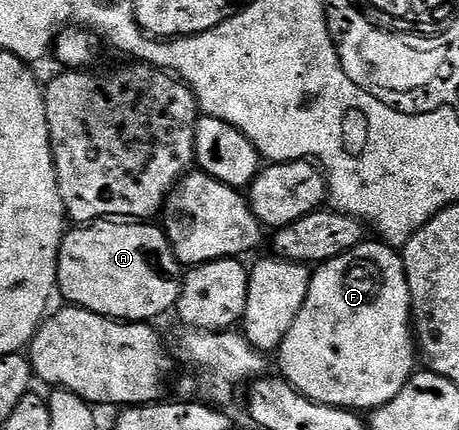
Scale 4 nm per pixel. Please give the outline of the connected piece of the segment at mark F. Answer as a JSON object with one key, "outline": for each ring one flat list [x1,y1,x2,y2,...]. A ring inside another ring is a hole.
{"outline":[[374,240,362,241,359,246,352,248,348,252,344,252,344,256,336,256,332,260,321,263,311,273,310,287,308,288,308,296,304,296,304,304,300,308,300,312,296,316,296,320,292,320,292,328,288,328,288,336,284,336,282,345,276,351,278,357,278,366,281,377,285,378,291,386,295,386,297,390,306,398,311,398,314,402,319,402,325,406,341,406,343,410,353,410,355,412,373,412,378,407,388,404,399,392,404,388,404,384,410,379,411,374,415,373,414,354,416,358,416,338,412,333,412,311,410,308,410,289,408,288,408,280,404,272,404,264,402,263,401,253,395,247,381,241]]}

